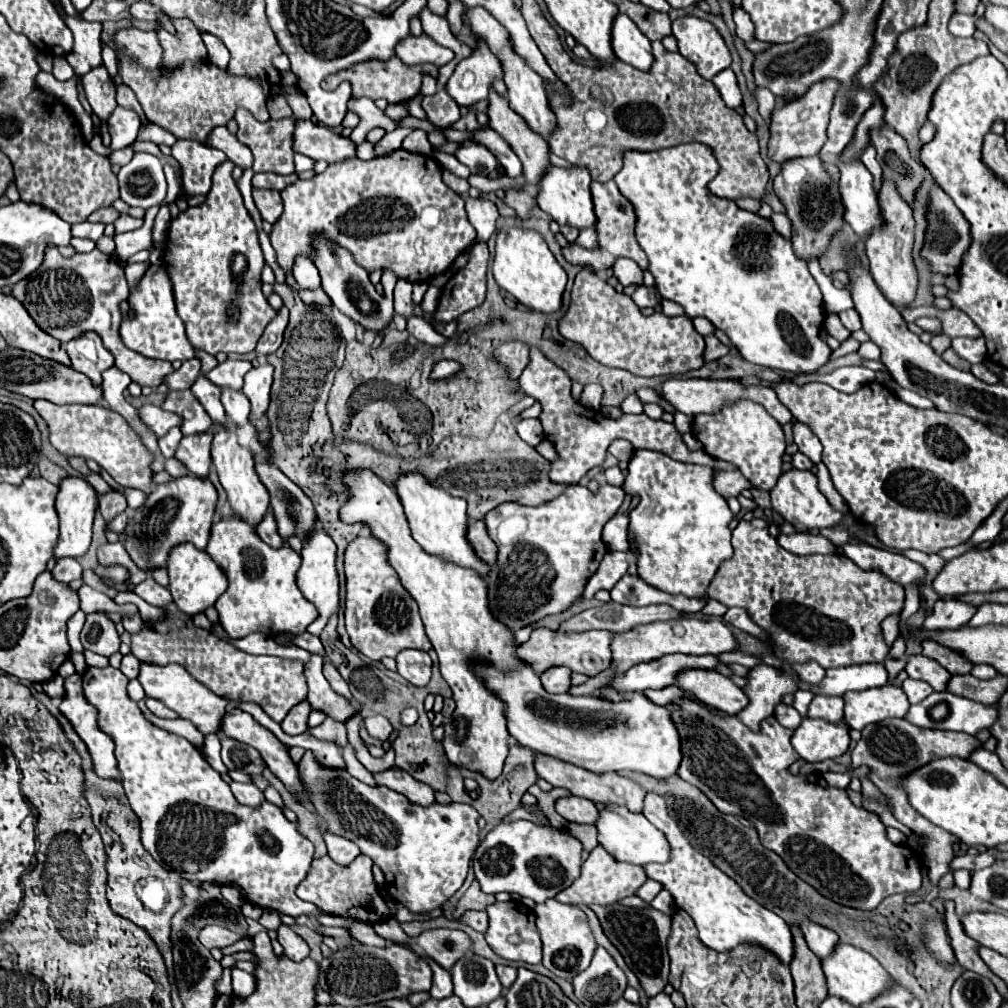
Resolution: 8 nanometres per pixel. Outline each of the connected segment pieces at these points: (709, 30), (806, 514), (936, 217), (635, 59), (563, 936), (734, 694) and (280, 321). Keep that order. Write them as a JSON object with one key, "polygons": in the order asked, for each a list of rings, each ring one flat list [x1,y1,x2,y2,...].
{"polygons":[[[688,15,672,21,672,33,678,39,678,51,696,65,704,79,712,79,730,67,732,57,720,31,706,19]],[[790,469,780,475,778,483,770,491,770,503,772,509,778,511,788,523,792,523,798,531,804,529,824,529,824,527,834,527,844,519,842,511,834,511,826,497,818,489,818,477,812,471,800,471,800,469]],[[934,187,932,199,930,199,930,211,928,211,926,243,924,243,922,255,932,263,934,271,954,275,954,273,958,273,970,243,972,243,972,237,970,237,970,225,968,225,966,217,962,217,962,213,954,205,954,201,940,187]],[[618,13,614,19,612,49,620,61,640,71,650,71,650,65,654,63,648,37,634,25,634,21,628,15,622,13]],[[548,899,542,905,534,907,536,925,544,943,544,967,558,977,574,977,590,965,590,959,596,951,596,941,588,925,586,913,576,905,566,905,556,899]],[[692,669,686,673,678,673,678,687,694,693,700,701,714,705,716,709,730,715,738,713,748,703,744,691,718,671,706,673,702,669]],[[282,307,278,311,276,319,270,321,270,325,264,331,264,335,260,337,260,341,256,345,256,353,258,355,270,355,270,353,274,353,282,345,282,341,284,341,286,325,288,325,288,309]]]}

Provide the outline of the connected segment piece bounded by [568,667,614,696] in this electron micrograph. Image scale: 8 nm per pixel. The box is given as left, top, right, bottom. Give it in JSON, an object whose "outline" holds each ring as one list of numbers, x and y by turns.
{"outline":[[609,667,608,669,600,672,595,677,589,678,589,680,582,685,571,686,568,692,571,695,576,696,591,695,604,684,608,683,611,680,613,673,614,670,611,667]]}

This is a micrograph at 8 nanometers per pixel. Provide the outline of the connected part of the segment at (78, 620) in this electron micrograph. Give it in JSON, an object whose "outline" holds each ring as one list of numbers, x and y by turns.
{"outline":[[78,611,78,613,74,613,74,617,67,622,67,637,68,641,70,641,70,649,76,651,76,653,84,653,82,643,80,643,80,631,82,631,84,619,86,619,86,613,84,613,84,611]]}

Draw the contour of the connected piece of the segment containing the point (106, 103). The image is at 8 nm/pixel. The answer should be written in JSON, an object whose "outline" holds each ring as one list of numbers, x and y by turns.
{"outline":[[104,65,94,67,82,77,86,99,100,121,108,121,112,111,116,109,116,89]]}

